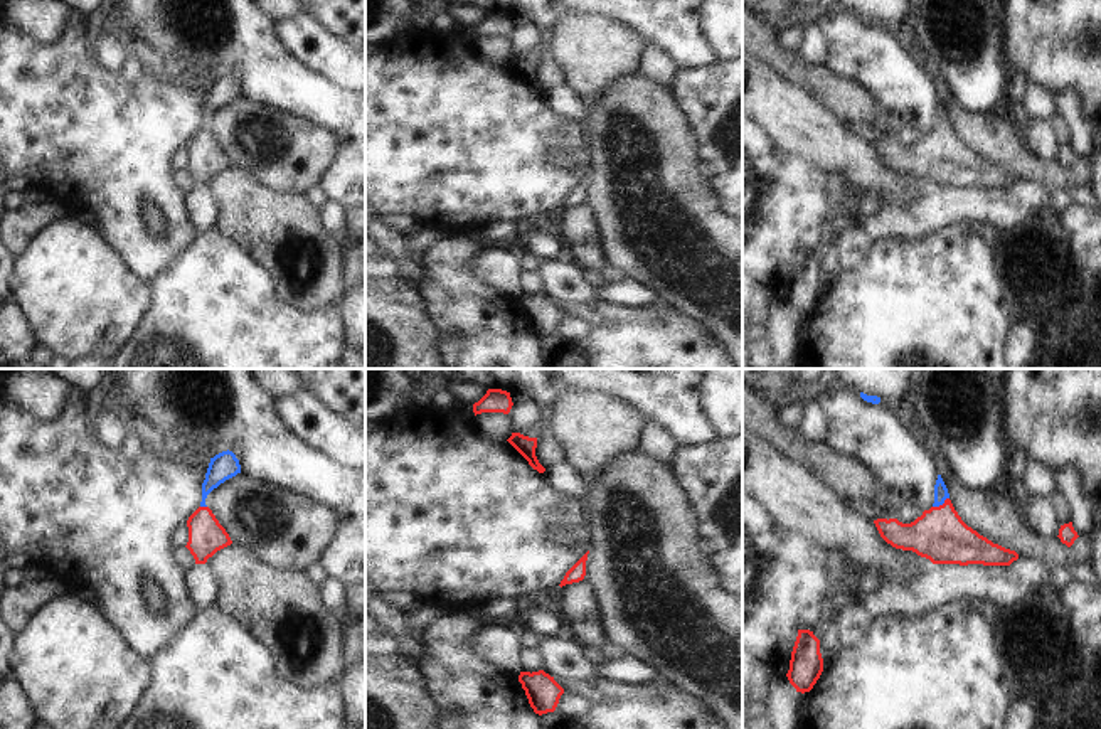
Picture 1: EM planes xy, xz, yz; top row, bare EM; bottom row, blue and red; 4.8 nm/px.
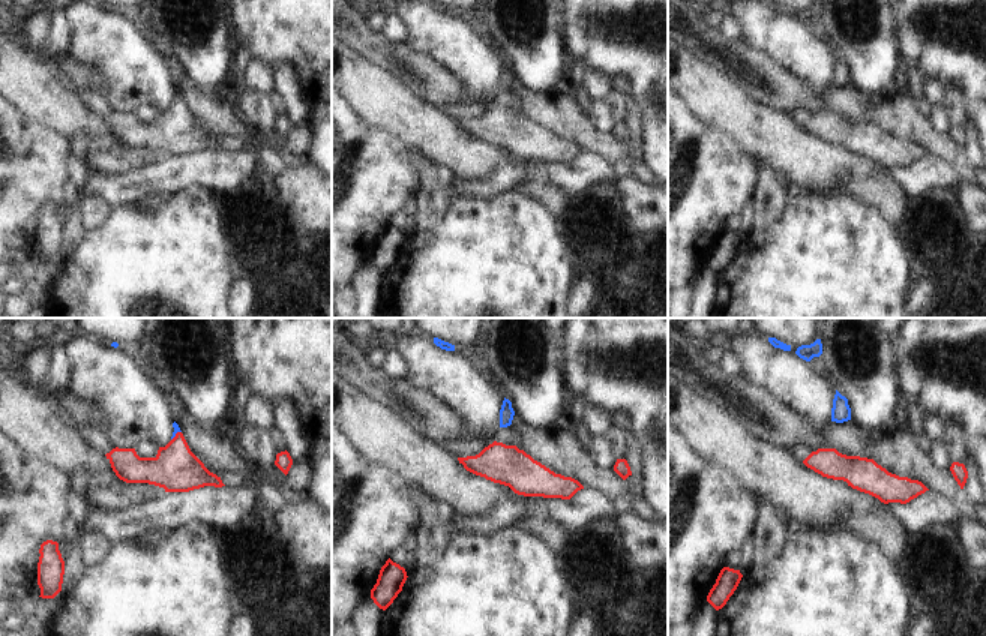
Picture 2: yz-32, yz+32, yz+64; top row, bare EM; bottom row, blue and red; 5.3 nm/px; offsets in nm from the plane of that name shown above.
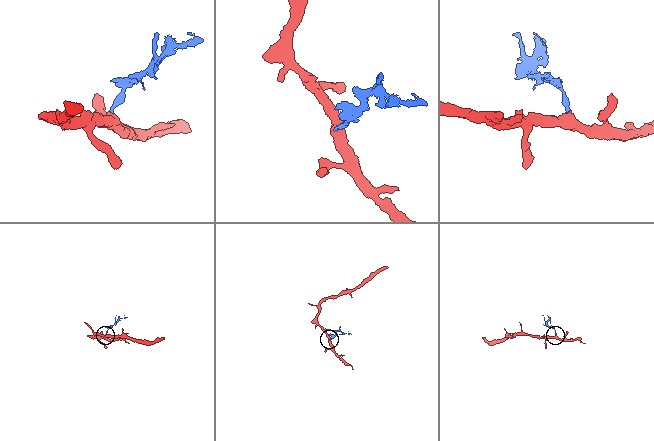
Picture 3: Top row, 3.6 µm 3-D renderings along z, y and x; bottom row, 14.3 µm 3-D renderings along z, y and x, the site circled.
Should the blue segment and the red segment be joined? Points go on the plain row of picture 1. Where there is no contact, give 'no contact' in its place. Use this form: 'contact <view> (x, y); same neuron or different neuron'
contact yz (940, 127); same neuron

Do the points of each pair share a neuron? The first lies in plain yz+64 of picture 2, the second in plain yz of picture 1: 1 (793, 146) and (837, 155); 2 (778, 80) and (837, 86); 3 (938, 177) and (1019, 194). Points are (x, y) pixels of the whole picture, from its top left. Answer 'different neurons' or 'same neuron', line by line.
1: same neuron
2: same neuron
3: same neuron

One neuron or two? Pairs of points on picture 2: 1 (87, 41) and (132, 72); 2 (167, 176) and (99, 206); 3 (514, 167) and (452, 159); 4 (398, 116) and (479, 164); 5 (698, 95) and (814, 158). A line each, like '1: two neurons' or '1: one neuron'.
1: one neuron
2: two neurons
3: two neurons
4: one neuron
5: one neuron

